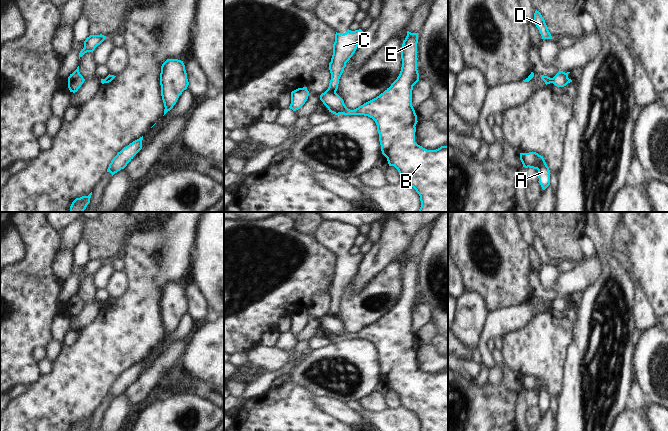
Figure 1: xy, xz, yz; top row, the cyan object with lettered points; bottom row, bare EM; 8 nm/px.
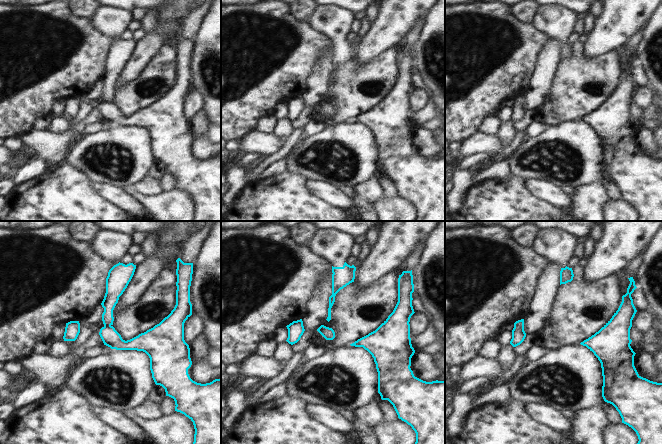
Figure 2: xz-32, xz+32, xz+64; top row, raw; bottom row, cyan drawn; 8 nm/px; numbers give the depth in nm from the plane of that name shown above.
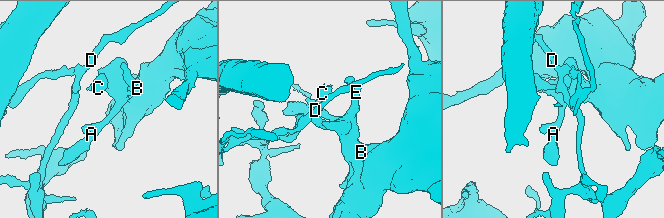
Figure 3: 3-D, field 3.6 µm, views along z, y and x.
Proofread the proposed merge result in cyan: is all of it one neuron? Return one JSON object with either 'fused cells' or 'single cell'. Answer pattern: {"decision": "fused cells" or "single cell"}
{"decision": "fused cells"}

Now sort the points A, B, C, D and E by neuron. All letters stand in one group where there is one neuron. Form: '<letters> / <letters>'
A B D E / C

